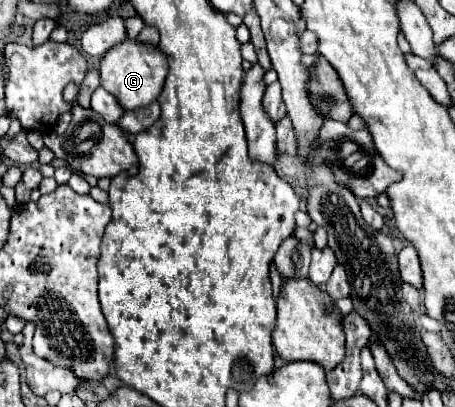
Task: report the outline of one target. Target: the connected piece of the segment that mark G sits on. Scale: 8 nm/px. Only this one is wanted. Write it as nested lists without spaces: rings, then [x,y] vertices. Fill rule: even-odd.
[[[123,40],[121,44],[113,46],[101,58],[101,86],[111,92],[119,102],[123,102],[125,110],[139,108],[143,104],[151,104],[161,94],[165,76],[169,72],[169,64],[165,52],[159,46],[139,42],[139,40]]]

